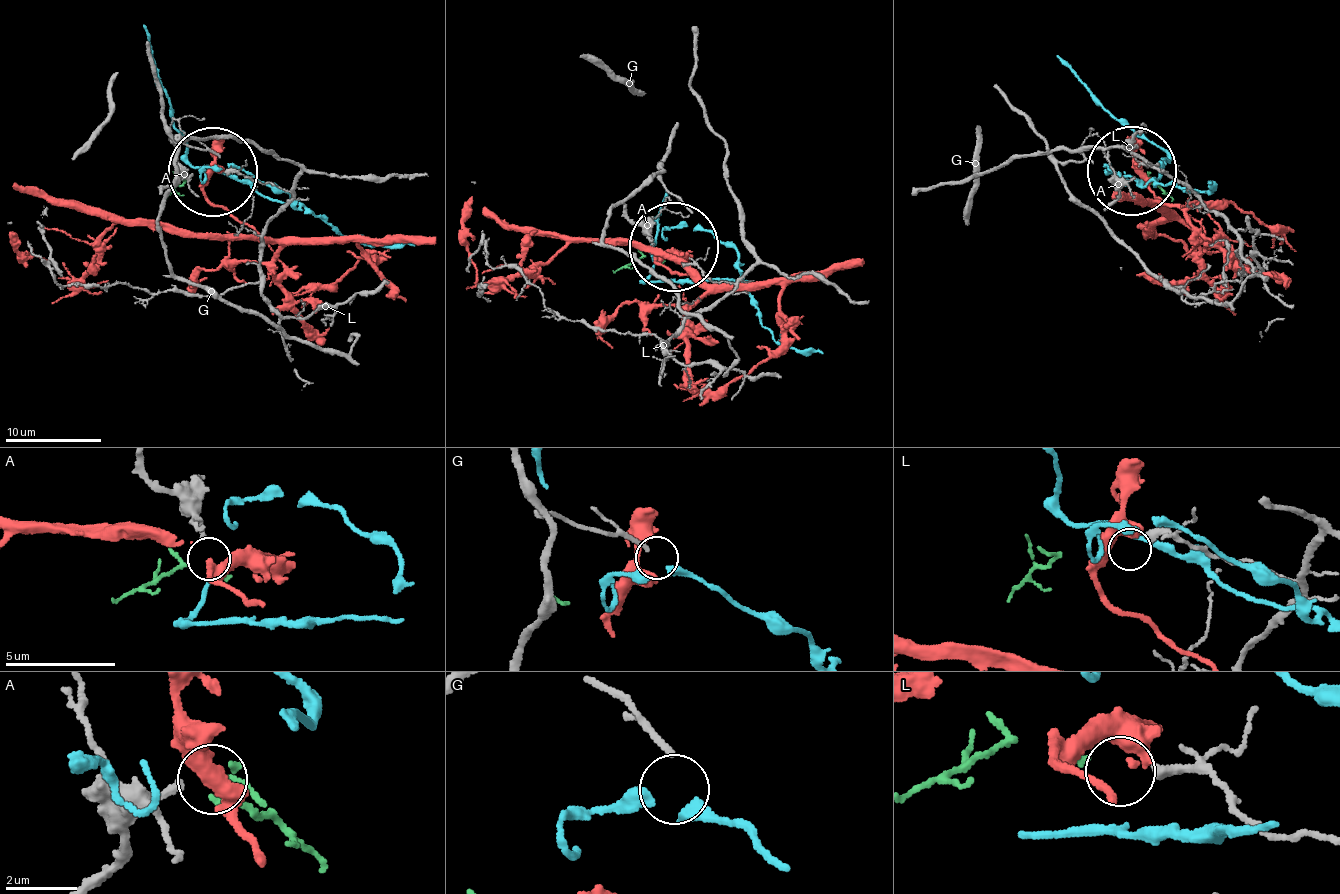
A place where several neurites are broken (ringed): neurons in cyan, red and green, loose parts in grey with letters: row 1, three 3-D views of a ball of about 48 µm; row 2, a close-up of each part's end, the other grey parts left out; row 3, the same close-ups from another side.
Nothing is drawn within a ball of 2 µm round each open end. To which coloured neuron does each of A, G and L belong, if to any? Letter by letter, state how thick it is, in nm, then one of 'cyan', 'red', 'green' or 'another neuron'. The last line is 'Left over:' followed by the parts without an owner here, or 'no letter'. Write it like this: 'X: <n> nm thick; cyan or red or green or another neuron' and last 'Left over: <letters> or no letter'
A: 190 nm thick; another neuron
G: 170 nm thick; cyan
L: 320 nm thick; green
Left over: A

